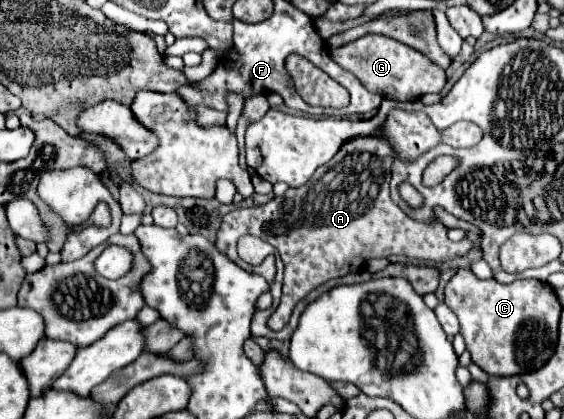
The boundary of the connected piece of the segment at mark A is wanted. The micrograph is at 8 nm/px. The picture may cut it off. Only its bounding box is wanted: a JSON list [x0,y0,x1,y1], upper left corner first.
[216,109,482,331]

